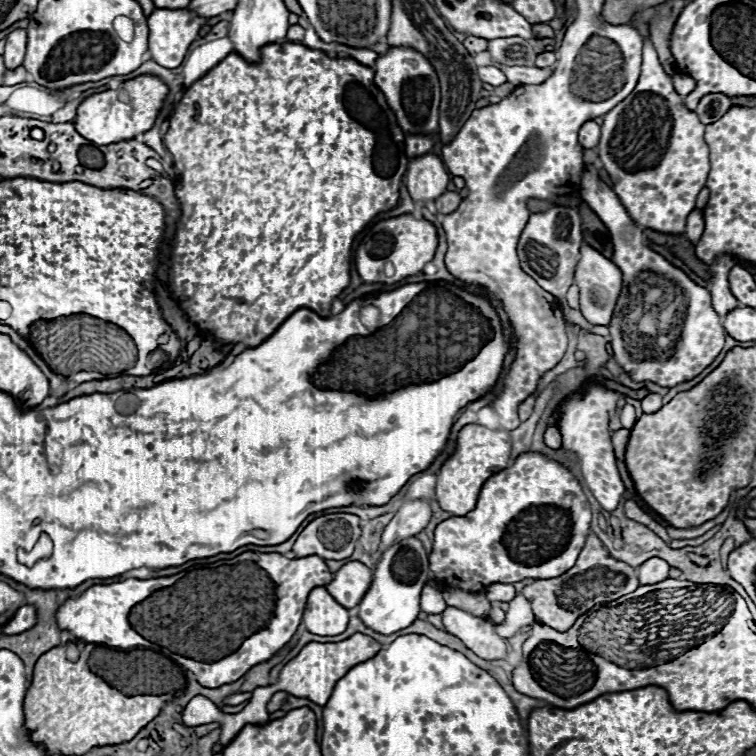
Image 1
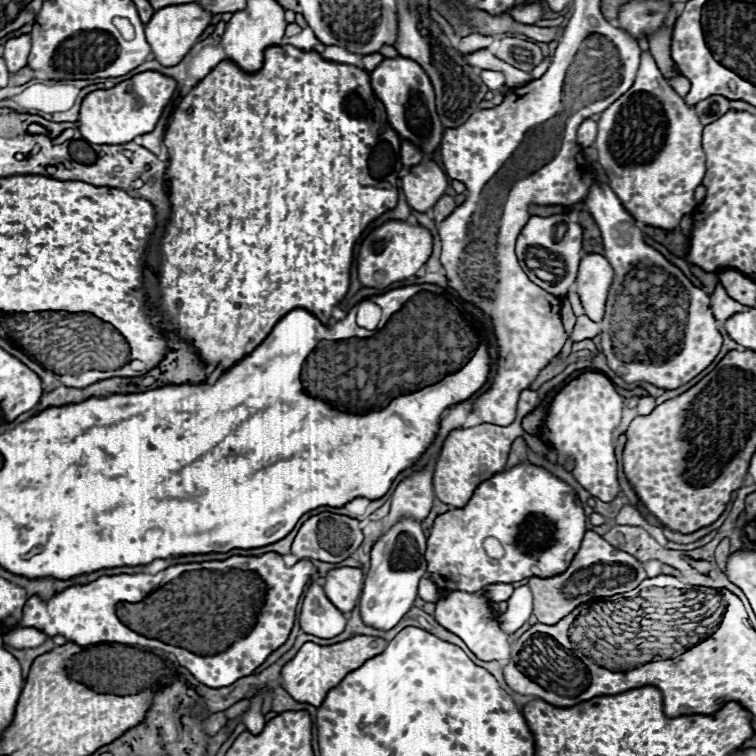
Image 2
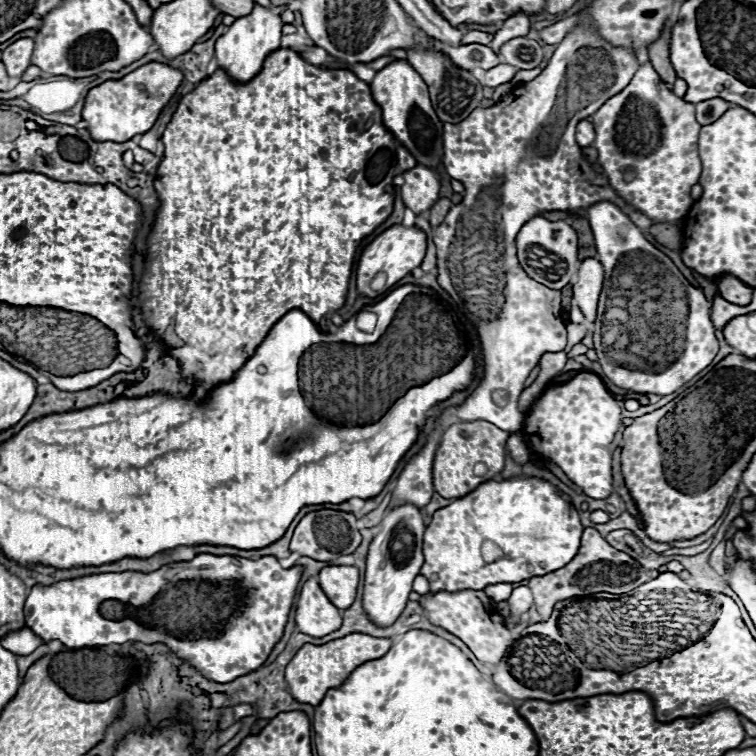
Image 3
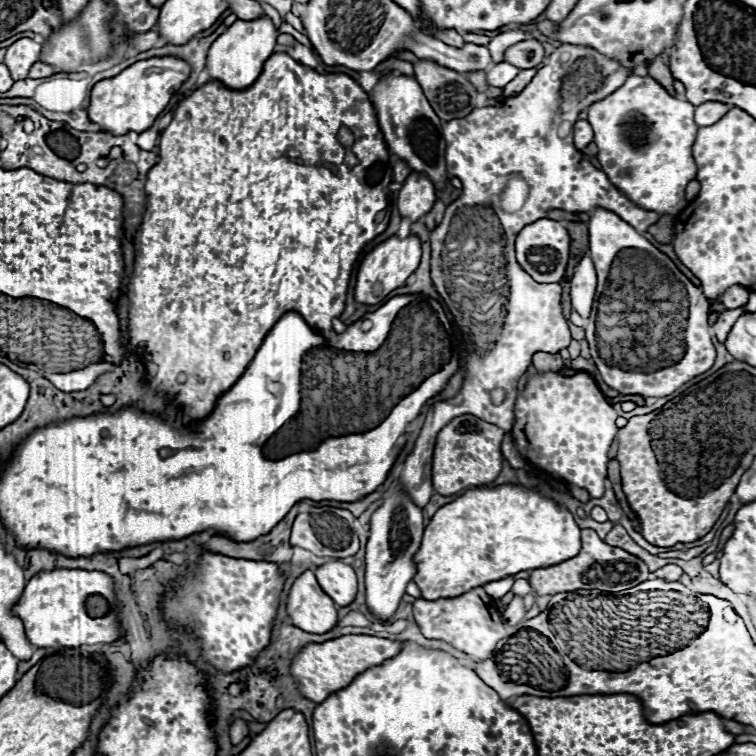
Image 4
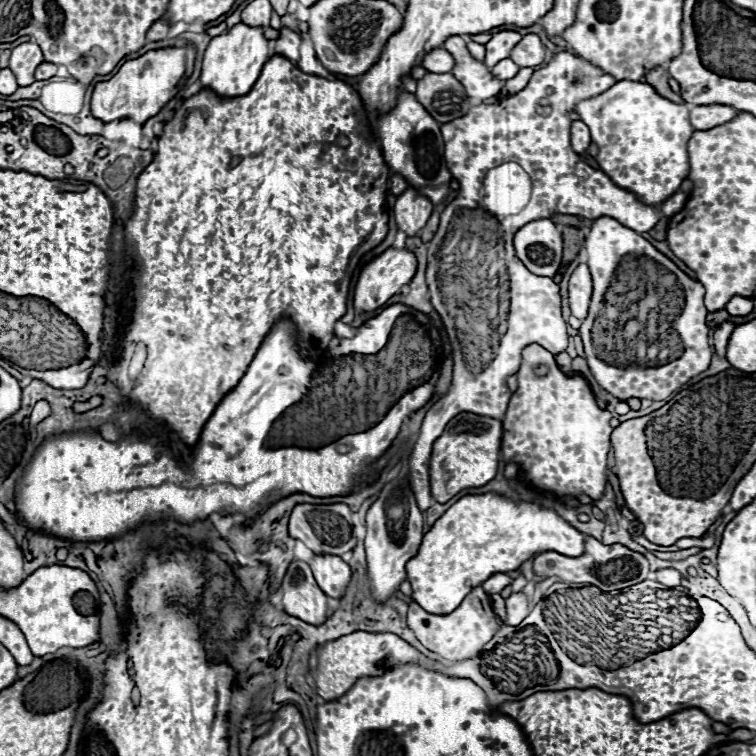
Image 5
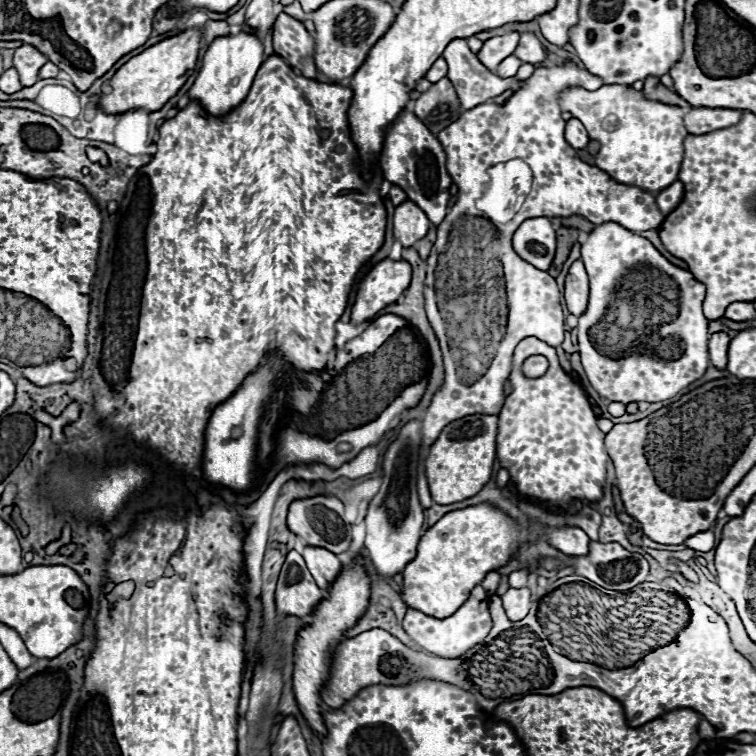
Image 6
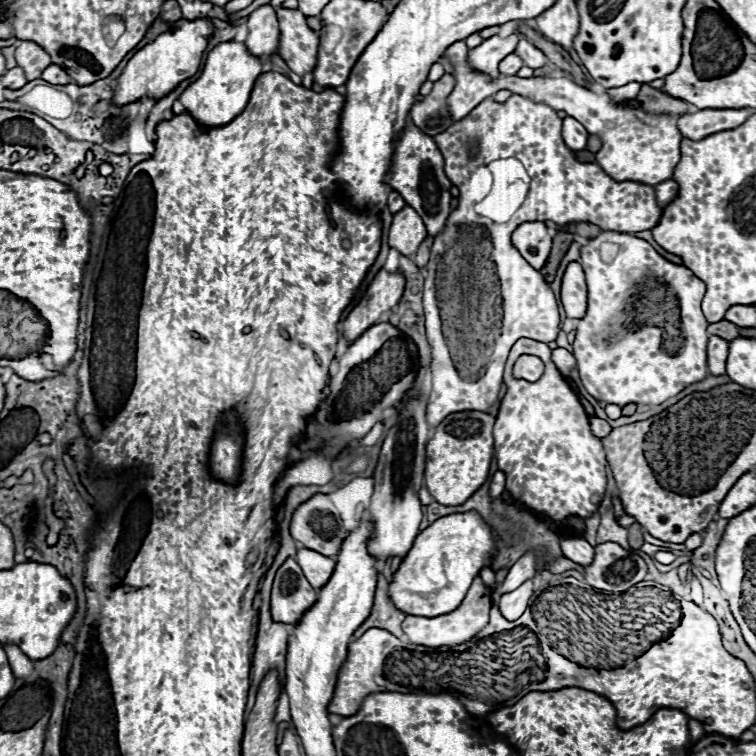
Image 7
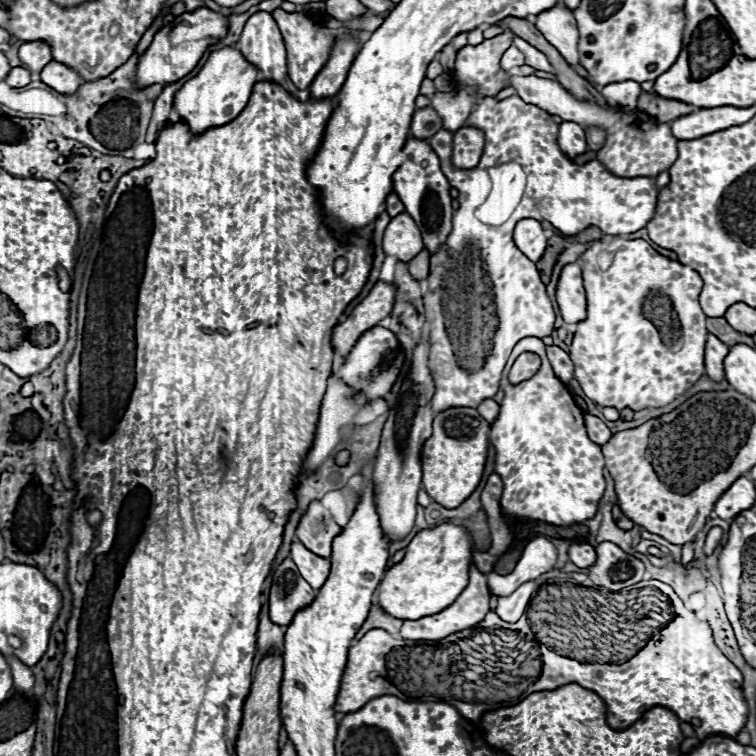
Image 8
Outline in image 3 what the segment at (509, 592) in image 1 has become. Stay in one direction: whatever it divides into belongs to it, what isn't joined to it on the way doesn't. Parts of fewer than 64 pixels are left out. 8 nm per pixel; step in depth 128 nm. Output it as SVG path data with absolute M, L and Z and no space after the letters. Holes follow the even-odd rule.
M492 584L488 588L484 588L484 592L494 600L494 602L502 602L508 600L508 596L512 594L512 584Z

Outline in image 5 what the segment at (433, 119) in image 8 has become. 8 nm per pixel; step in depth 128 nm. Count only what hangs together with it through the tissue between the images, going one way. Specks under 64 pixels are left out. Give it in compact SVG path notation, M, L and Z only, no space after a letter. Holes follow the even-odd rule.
M428 72L422 80L418 80L416 98L426 108L426 112L440 124L462 118L470 110L468 96L462 84L452 74Z

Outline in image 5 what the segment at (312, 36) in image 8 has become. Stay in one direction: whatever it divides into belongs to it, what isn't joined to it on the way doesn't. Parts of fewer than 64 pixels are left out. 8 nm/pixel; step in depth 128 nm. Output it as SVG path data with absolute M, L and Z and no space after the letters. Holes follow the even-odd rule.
M280 28L280 36L276 38L276 54L288 58L290 62L298 62L298 50L300 50L300 44L302 44L302 38L292 32L290 28Z

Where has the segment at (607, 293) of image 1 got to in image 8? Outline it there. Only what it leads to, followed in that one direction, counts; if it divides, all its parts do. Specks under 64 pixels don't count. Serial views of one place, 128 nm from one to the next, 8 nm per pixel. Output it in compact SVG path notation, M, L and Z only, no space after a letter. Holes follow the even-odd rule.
M576 262L566 264L562 268L556 290L556 302L566 324L582 322L586 318L586 294L582 288L580 266Z

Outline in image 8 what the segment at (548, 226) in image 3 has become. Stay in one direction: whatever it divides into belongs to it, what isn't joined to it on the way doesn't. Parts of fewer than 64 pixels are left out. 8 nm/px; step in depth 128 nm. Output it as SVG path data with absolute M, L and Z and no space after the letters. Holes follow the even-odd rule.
M524 218L516 224L514 242L532 262L538 262L542 258L542 254L546 250L546 240L548 238L544 236L544 230L538 220Z

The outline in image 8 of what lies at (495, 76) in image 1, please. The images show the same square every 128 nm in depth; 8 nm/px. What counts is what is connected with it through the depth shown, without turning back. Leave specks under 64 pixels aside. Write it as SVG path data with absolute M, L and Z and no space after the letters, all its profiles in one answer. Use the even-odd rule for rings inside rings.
M516 46L508 48L508 52L504 52L502 62L500 62L502 70L510 70L510 68L516 68L516 66L522 66L522 64L524 64L524 54Z

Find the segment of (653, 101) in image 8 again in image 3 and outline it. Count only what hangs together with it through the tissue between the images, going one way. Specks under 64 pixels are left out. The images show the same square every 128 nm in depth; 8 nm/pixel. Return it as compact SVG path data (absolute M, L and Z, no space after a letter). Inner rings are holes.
M668 22L668 26L664 28L664 32L662 32L662 36L650 46L650 50L648 50L648 54L650 54L650 64L652 64L652 68L660 74L660 78L664 80L664 82L668 82L668 84L674 84L674 80L676 80L676 72L674 72L674 68L672 68L672 64L670 64L670 54L668 54L668 44L670 44L670 22Z

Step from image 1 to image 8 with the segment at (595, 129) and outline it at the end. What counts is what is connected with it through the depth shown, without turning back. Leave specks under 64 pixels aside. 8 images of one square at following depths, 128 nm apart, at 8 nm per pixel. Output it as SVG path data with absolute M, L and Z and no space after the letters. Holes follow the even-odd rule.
M562 122L558 132L558 146L564 154L570 158L586 152L586 140L584 140L584 128L576 122Z

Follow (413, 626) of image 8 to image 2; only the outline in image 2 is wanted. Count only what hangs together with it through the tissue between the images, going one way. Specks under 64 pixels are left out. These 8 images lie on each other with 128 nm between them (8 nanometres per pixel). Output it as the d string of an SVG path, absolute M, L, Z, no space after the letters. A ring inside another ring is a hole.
M448 592L446 596L442 596L436 602L436 610L434 610L434 618L438 620L438 624L442 624L446 630L450 630L452 634L460 636L466 646L484 662L506 662L510 660L510 642L508 642L508 634L500 630L498 620L494 620L492 610L488 606L488 600L480 594L470 594L470 592Z

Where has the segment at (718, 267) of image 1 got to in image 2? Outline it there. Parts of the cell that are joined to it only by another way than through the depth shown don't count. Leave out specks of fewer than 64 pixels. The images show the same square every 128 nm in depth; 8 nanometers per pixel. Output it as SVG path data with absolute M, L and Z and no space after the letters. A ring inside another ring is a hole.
M720 284L716 286L716 290L712 294L712 312L714 312L714 318L718 322L726 322L736 312L746 312L746 310L748 310L748 306L732 300Z

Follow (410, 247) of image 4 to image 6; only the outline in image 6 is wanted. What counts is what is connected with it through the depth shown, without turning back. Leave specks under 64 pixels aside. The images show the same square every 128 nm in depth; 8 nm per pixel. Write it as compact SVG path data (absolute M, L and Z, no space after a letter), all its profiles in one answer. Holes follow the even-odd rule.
M382 260L378 262L360 282L356 302L352 306L352 324L364 324L374 318L382 308L394 304L402 292L408 288L412 278L412 268L406 260Z

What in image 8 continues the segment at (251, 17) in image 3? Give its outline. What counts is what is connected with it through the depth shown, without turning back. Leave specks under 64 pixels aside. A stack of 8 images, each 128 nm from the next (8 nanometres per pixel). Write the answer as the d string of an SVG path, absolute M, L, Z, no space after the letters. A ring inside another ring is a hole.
M226 46L212 52L200 72L184 82L184 86L174 94L174 108L192 134L204 134L208 128L232 122L244 110L256 84L256 76L256 68L236 48Z

